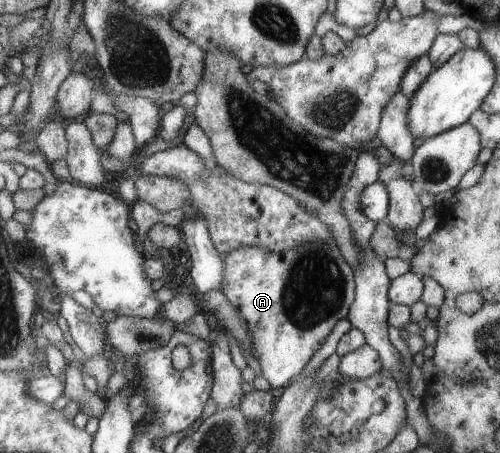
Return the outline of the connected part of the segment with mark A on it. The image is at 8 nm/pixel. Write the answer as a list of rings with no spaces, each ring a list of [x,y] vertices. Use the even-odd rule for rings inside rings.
[[[309,242],[285,252],[269,252],[263,246],[243,246],[231,252],[225,260],[222,292],[253,332],[255,352],[252,356],[258,360],[262,376],[270,383],[271,389],[285,389],[325,344],[333,328],[343,318],[348,319],[355,302],[356,284],[354,269],[338,246],[333,242]]]

